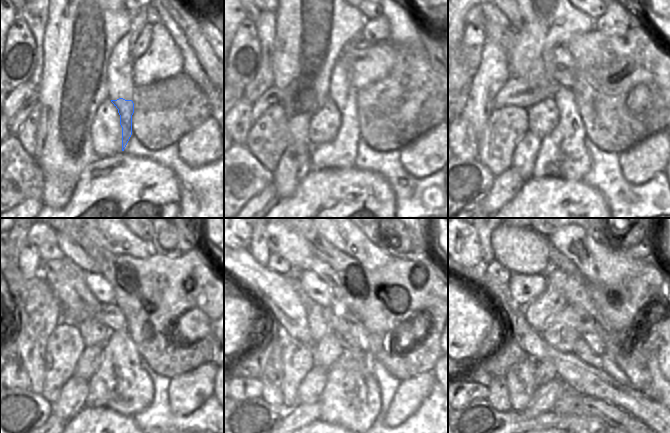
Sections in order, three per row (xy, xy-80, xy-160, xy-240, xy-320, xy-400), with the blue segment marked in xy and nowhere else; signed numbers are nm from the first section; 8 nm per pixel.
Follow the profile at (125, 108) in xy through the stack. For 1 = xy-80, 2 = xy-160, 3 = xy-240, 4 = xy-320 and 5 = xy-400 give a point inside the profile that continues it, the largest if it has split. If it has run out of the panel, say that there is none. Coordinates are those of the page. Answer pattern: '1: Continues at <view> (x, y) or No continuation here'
1: Continues at xy-80 (341, 152)
2: Continues at xy-160 (563, 154)
3: Continues at xy-240 (120, 383)
4: Continues at xy-320 (351, 398)
5: Continues at xy-400 (583, 421).

